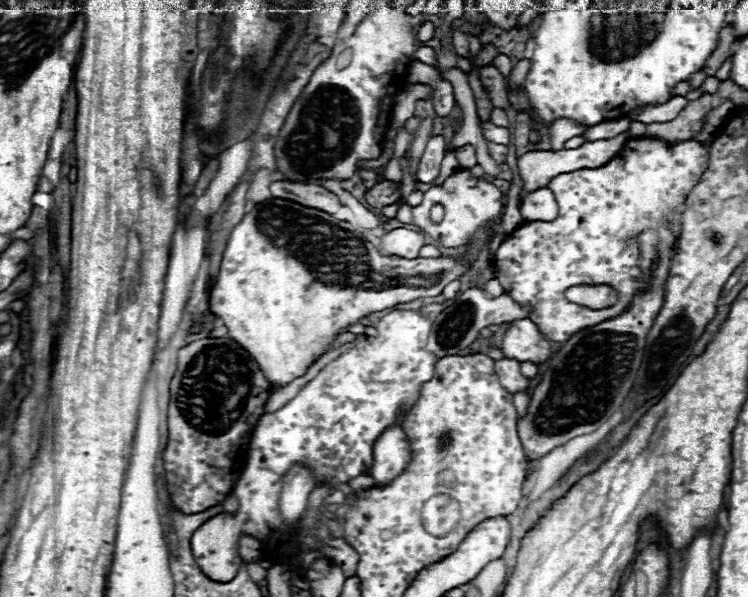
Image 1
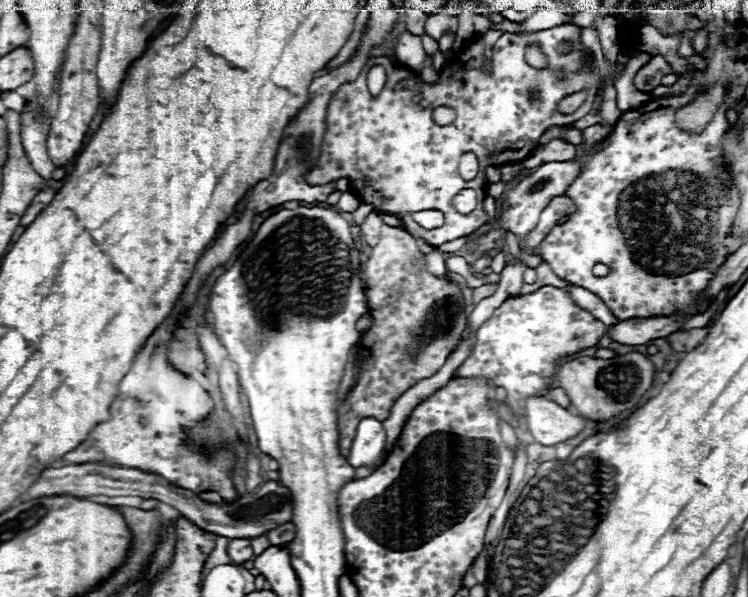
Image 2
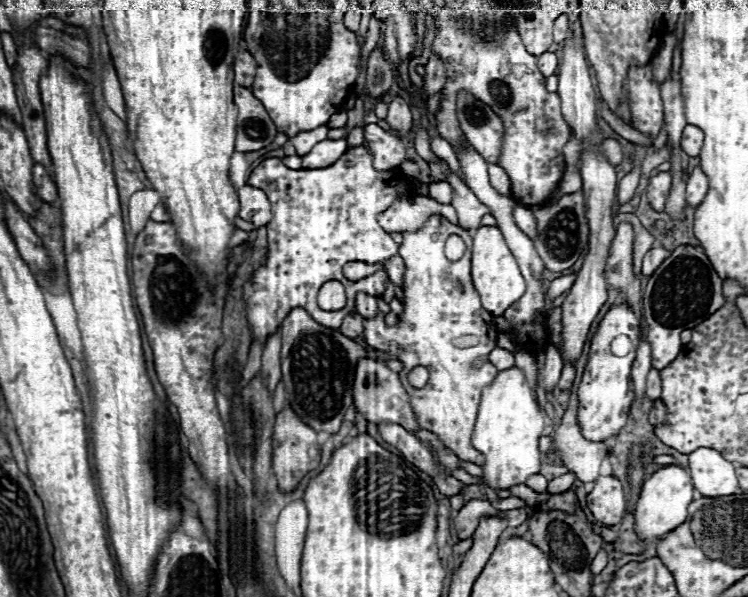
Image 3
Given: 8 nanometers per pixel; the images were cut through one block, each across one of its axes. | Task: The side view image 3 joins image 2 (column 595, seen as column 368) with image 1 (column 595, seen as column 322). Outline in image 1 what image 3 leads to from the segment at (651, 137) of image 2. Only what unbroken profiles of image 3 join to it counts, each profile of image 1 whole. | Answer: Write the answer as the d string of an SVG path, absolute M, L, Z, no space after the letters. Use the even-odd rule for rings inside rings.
M628 138L616 158L600 168L582 168L568 174L558 174L550 180L550 190L554 192L560 214L552 222L526 222L514 230L498 248L494 258L494 272L504 292L516 302L526 302L532 308L530 318L536 322L538 330L554 342L566 342L578 330L596 326L608 318L614 318L628 310L634 294L650 286L652 264L658 256L658 228L666 226L674 234L672 252L678 252L680 242L680 214L688 192L700 182L708 166L708 148L696 140L684 140L678 144L668 144L656 138ZM576 284L608 284L618 290L618 304L606 310L590 310L578 304L570 304L564 298L564 290Z

